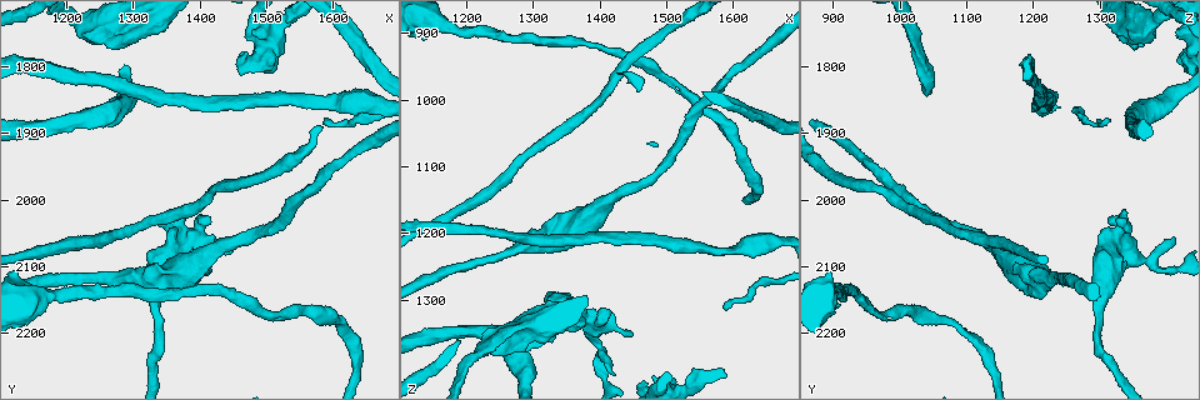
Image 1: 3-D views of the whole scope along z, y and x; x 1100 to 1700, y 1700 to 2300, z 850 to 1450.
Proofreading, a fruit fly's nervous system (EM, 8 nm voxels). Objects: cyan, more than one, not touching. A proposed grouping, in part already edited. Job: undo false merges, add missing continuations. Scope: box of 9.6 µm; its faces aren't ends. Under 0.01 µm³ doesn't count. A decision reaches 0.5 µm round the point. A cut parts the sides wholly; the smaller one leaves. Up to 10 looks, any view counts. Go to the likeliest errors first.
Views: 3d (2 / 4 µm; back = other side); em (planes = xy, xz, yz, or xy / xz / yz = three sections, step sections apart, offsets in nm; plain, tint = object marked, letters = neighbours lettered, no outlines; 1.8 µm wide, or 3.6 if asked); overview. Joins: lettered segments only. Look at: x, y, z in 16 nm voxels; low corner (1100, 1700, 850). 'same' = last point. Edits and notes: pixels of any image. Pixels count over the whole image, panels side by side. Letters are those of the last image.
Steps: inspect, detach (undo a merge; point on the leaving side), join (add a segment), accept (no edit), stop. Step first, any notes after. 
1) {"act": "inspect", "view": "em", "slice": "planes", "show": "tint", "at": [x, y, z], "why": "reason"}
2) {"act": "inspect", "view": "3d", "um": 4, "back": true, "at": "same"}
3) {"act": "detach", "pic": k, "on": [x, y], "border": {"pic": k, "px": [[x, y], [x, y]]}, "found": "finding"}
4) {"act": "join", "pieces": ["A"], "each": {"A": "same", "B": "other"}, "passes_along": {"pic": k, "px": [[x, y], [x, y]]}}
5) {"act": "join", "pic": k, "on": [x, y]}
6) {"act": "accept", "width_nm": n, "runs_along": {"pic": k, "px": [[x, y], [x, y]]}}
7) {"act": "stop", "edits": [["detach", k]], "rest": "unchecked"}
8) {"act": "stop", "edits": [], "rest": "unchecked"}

{"act": "inspect", "view": "3d", "um": 4, "at": [1275, 1740, 1345], "why": "three-way junction"}

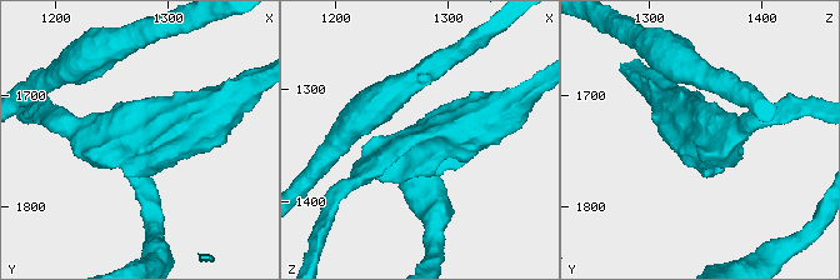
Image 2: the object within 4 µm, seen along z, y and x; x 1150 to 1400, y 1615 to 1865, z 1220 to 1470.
{"act": "inspect", "view": "em", "slice": "planes", "show": "tint", "at": [1272, 1738, 1342]}

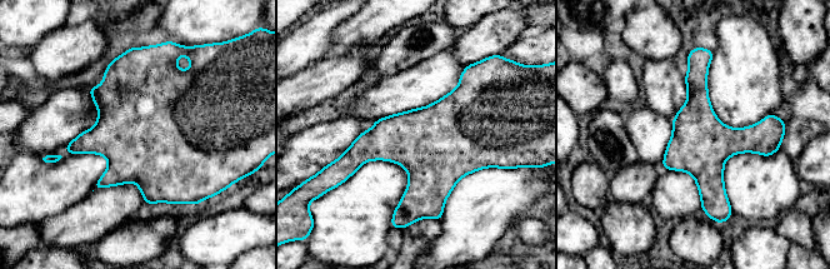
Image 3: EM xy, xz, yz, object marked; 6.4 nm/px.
{"act": "inspect", "view": "em", "slice": "planes", "show": "letters", "at": "same", "why": "see the neighbours"}

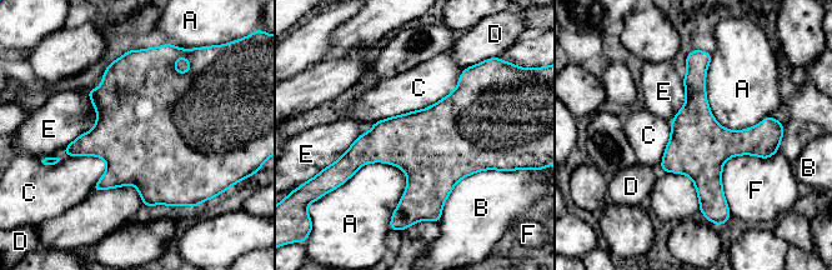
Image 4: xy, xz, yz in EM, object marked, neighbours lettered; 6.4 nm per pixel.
{"act": "accept", "each": {"A": "other", "B": "other", "C": "other", "D": "other", "E": "other", "F": "other"}, "border": {"pic": 4, "px": [[88, 90], [96, 121], [60, 151]]}, "found": "all the same neuron"}

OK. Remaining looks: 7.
{"act": "inspect", "view": "em", "slice": "xy", "step": 8, "show": "tint", "at": [1585, 1885, 1310], "why": "an open end"}

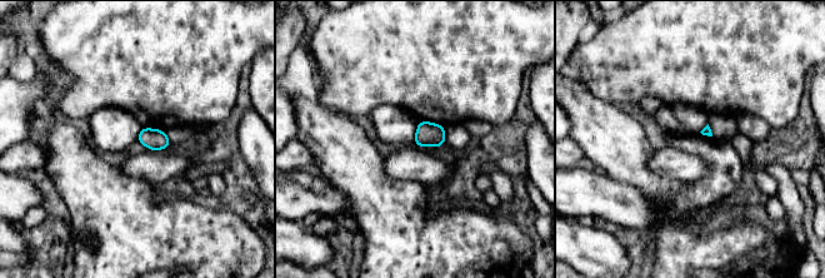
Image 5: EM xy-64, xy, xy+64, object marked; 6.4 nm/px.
{"act": "inspect", "view": "em", "slice": "planes", "show": "letters", "at": "same", "why": "cut it another way"}

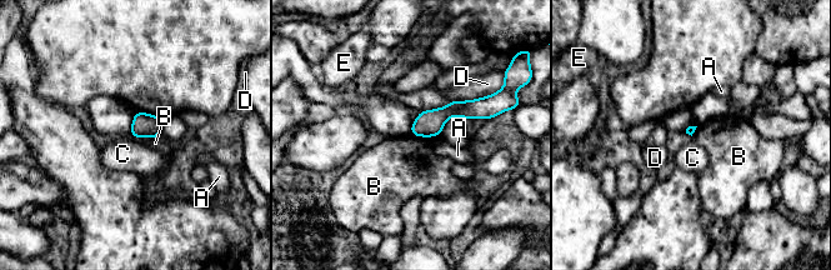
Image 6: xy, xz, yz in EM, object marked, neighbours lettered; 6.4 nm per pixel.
{"act": "accept", "each": {"A": "other", "B": "other", "C": "other", "D": "other", "E": "other"}, "runs_along": {"pic": 6, "px": [[484, 113], [449, 110], [414, 131]]}, "found": "no lettered segment goes on from it"}

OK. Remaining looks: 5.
{"act": "inspect", "view": "em", "slice": "planes", "show": "letters", "at": [1480, 1745, 1415], "why": "branch stops here"}

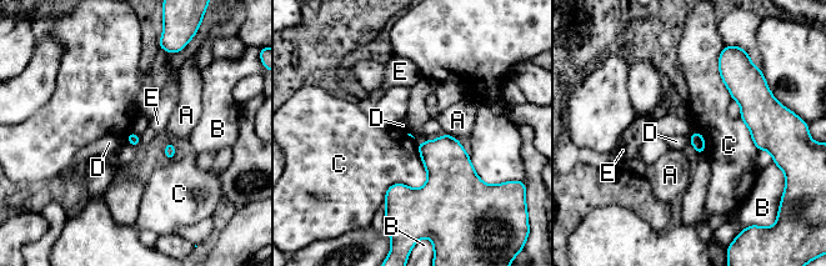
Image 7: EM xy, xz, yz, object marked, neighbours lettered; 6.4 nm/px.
{"act": "accept", "each": {"A": "other", "B": "other", "C": "other", "D": "other", "E": "other"}, "border": {"pic": 7, "px": [[129, 132], [126, 141]]}, "found": "no lettered segment goes on from it"}

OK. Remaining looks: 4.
{"act": "inspect", "view": "em", "slice": "xy", "step": 16, "show": "letters", "at": [1415, 2025, 1320], "why": "free end"}

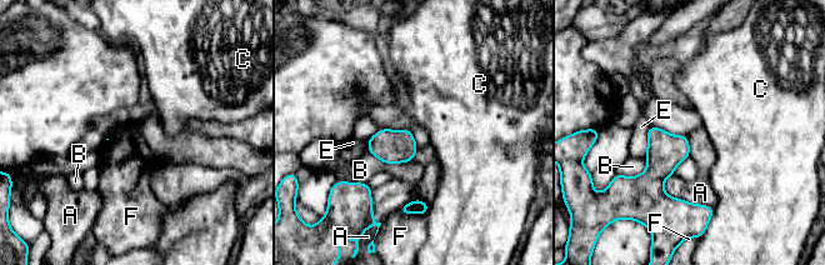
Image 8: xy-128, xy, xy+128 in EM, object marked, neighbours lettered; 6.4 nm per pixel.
{"act": "inspect", "view": "em", "slice": "planes", "show": "letters", "at": "same"}

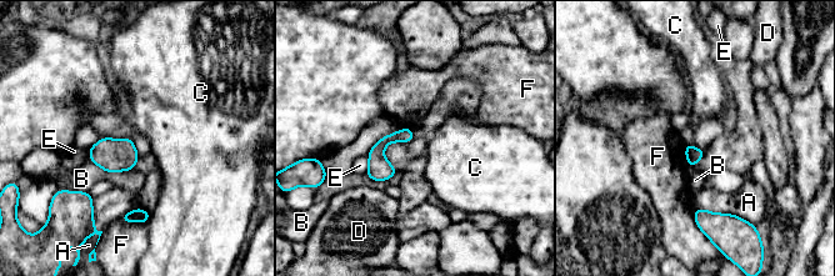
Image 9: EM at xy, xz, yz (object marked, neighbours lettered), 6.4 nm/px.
{"act": "accept", "each": {"A": "other", "B": "other", "C": "other", "D": "other", "E": "other", "F": "other"}, "found": "no lettered segment goes on from it"}

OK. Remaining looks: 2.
{"act": "stop", "edits": [], "rest": "unchecked"}

